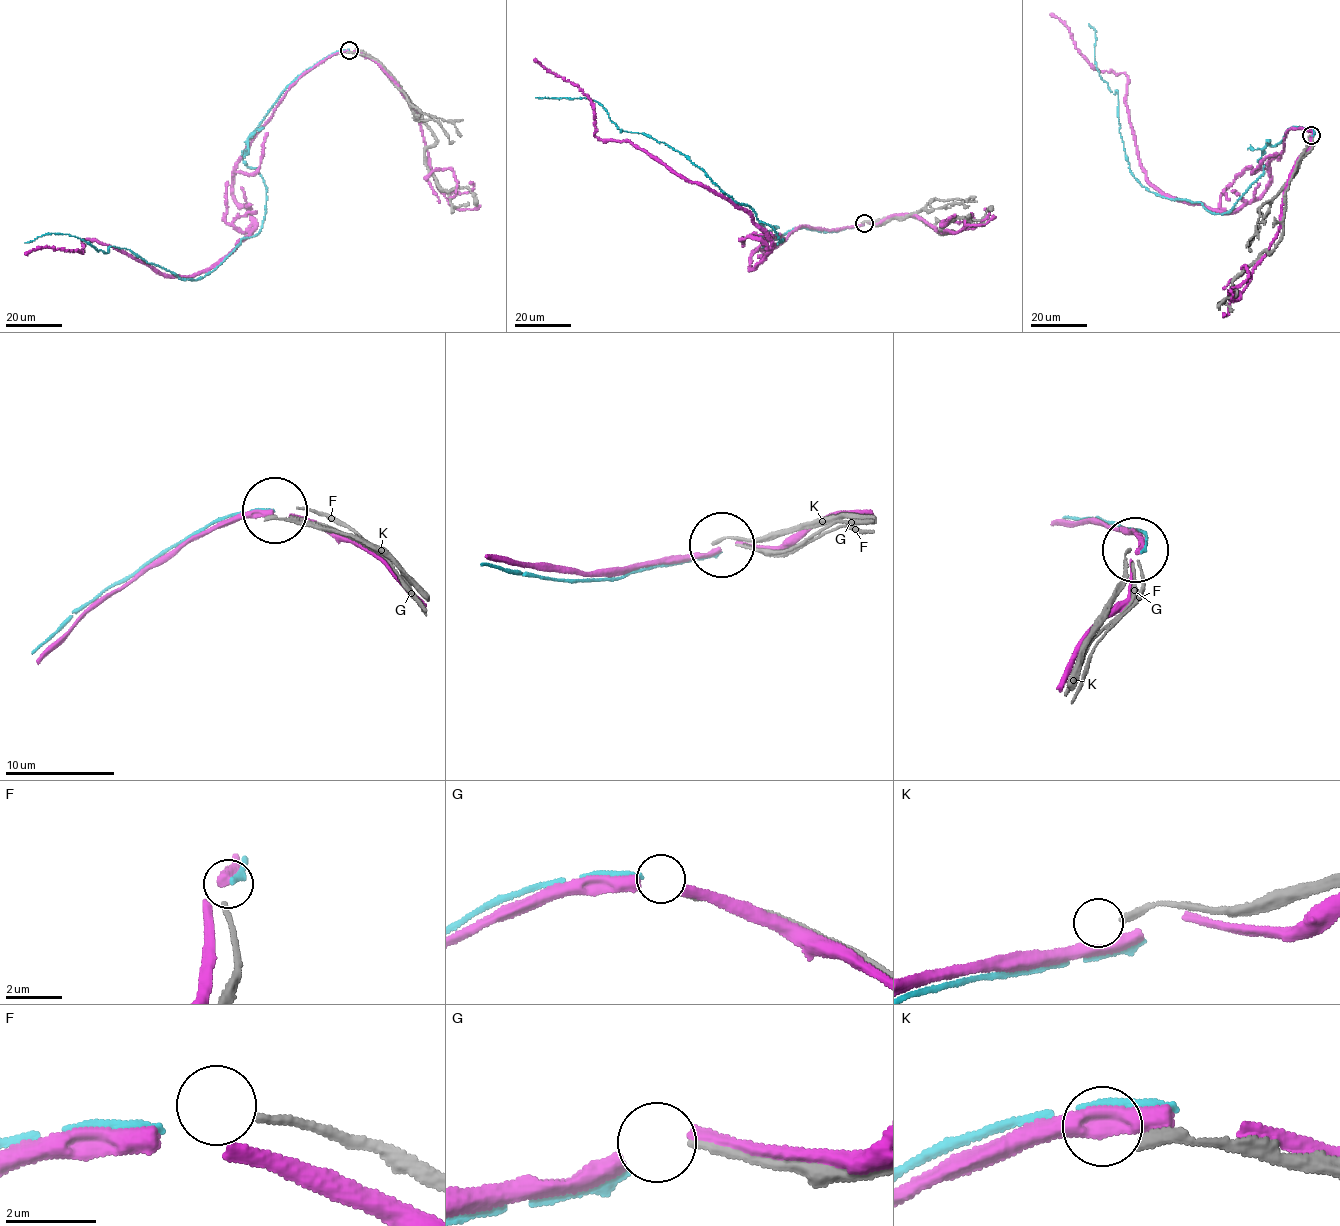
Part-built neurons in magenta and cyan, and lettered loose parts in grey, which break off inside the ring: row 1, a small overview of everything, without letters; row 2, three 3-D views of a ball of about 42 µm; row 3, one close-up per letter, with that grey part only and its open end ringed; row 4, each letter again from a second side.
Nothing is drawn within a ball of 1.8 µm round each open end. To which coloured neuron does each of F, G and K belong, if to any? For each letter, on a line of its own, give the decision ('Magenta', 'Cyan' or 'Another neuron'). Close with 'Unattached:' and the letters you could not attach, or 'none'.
F: Another neuron
G: Another neuron
K: Another neuron
Unattached: F, G, K

